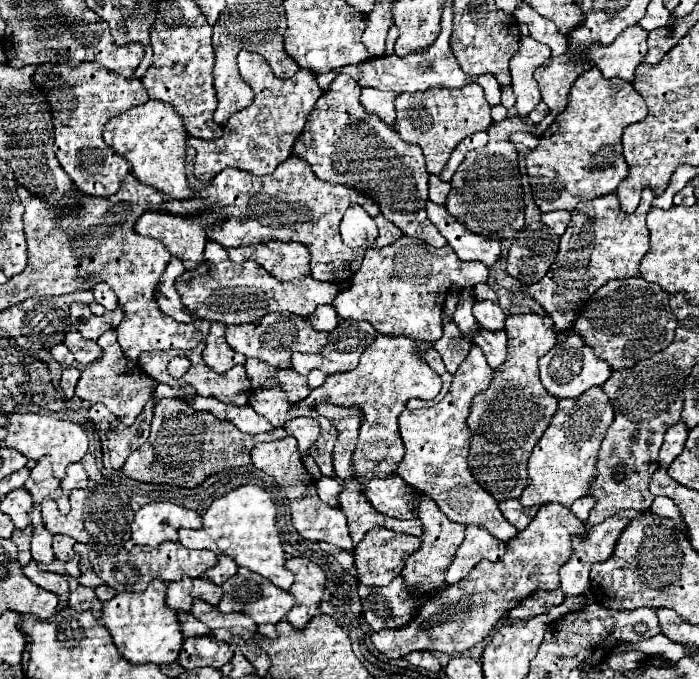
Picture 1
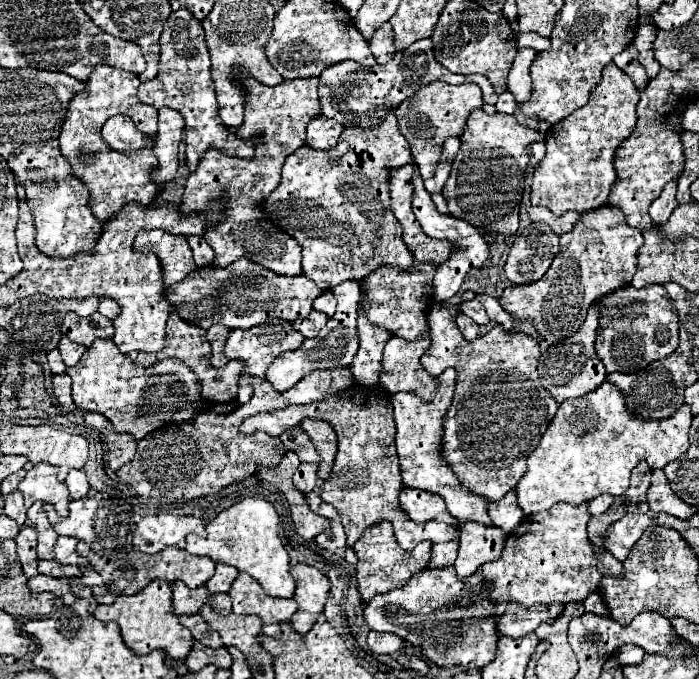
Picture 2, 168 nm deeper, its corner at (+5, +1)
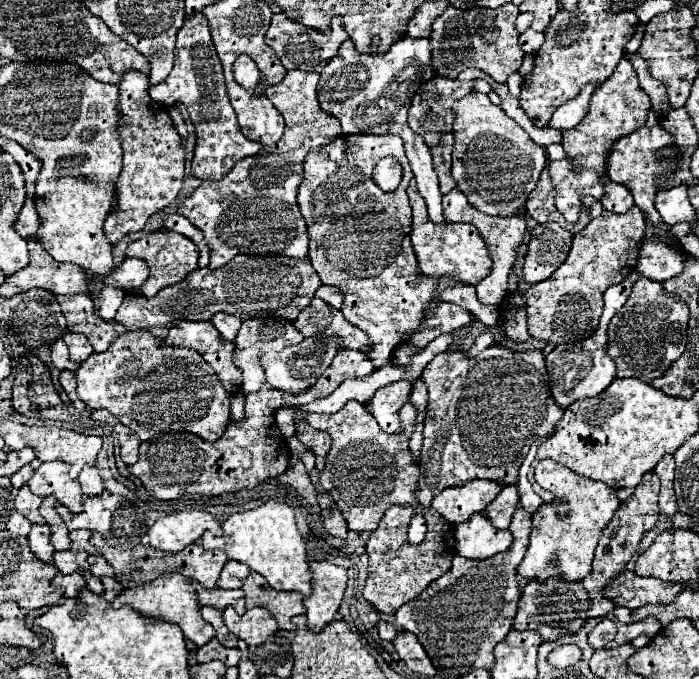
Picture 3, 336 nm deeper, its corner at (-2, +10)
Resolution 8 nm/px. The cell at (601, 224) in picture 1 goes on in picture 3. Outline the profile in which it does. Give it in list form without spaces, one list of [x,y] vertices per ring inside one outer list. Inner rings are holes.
[[[637,206],[625,214],[603,210],[581,234],[573,236],[569,258],[553,272],[553,278],[537,282],[523,292],[529,334],[553,344],[579,342],[593,334],[603,310],[603,292],[625,280],[637,266],[639,246],[645,238],[645,218]]]

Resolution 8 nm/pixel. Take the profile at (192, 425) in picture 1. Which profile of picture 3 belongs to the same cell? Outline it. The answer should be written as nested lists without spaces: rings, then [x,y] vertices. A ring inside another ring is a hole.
[[[341,350],[331,366],[317,378],[315,386],[301,394],[289,394],[285,390],[261,386],[259,392],[247,394],[245,397],[245,418],[231,420],[227,430],[217,442],[205,442],[189,432],[169,432],[159,434],[151,440],[141,442],[139,460],[129,466],[129,472],[137,476],[147,492],[159,500],[177,500],[185,494],[203,494],[217,496],[223,492],[237,492],[241,488],[253,488],[257,484],[279,476],[289,466],[289,446],[283,438],[281,430],[275,424],[275,412],[285,405],[301,406],[311,403],[315,398],[329,396],[343,380],[361,378],[373,372],[373,364],[359,350]],[[249,446],[249,448],[247,448]],[[241,464],[241,466],[239,466]],[[179,486],[179,488],[177,488]]]

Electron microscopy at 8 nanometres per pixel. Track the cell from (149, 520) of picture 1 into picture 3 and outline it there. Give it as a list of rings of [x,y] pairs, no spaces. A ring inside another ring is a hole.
[[[185,510],[155,520],[155,524],[149,526],[147,534],[149,534],[149,544],[153,548],[165,552],[179,552],[187,544],[195,542],[205,530],[211,530],[213,534],[221,534],[219,522],[209,512]]]

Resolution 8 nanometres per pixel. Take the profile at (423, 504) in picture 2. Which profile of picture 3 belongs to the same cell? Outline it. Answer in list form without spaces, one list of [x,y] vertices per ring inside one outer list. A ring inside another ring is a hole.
[[[471,480],[465,486],[449,486],[433,496],[431,508],[453,524],[461,524],[481,512],[499,492],[501,484],[491,480]]]

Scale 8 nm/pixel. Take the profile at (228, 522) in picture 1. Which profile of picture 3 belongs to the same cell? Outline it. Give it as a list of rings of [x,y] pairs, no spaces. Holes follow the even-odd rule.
[[[267,500],[267,502],[263,502],[261,506],[257,506],[253,510],[231,514],[225,522],[222,522],[222,524],[219,522],[219,526],[221,526],[221,534],[213,534],[211,530],[205,530],[203,536],[197,538],[197,540],[201,540],[201,544],[205,548],[209,548],[209,550],[221,548],[231,558],[223,566],[223,570],[221,570],[221,576],[219,576],[219,582],[217,582],[219,588],[241,588],[243,586],[243,580],[253,570],[253,572],[265,576],[265,580],[269,582],[269,586],[275,588],[275,590],[295,590],[295,592],[301,592],[303,596],[309,596],[311,594],[311,584],[309,584],[311,570],[309,570],[307,554],[305,554],[305,542],[303,542],[297,526],[295,526],[295,512],[293,512],[291,506],[287,506],[283,502]]]

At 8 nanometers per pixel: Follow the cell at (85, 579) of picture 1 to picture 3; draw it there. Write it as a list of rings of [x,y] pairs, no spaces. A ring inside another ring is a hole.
[[[97,556],[97,558],[91,562],[91,568],[89,568],[89,570],[91,570],[91,574],[97,576],[97,578],[101,578],[101,576],[115,576],[111,564],[109,564],[103,556]]]

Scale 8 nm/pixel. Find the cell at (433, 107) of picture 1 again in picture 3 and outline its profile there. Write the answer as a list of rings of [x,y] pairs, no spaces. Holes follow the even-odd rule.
[[[433,76],[429,82],[421,84],[421,88],[413,96],[413,102],[411,102],[411,108],[409,108],[409,126],[411,126],[413,132],[417,132],[425,140],[425,144],[429,148],[437,146],[441,136],[445,132],[453,130],[453,118],[455,118],[453,104],[457,100],[461,100],[463,96],[467,96],[469,92],[473,92],[473,84],[475,84],[475,80],[461,82],[461,80],[449,80],[449,78],[443,78],[443,76]]]

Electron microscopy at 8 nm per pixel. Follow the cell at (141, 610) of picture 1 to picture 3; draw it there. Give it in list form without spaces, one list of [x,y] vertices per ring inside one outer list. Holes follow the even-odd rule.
[[[165,572],[165,574],[161,574],[157,580],[153,580],[149,584],[137,586],[133,590],[125,590],[123,594],[119,594],[111,602],[113,608],[121,608],[123,604],[129,604],[133,610],[137,610],[145,618],[153,618],[153,620],[163,620],[163,622],[177,624],[183,630],[185,638],[191,640],[195,646],[203,646],[203,644],[207,644],[215,636],[213,626],[209,626],[209,622],[205,622],[201,618],[201,614],[199,614],[197,594],[195,594],[191,582],[185,576],[177,574],[177,572]]]

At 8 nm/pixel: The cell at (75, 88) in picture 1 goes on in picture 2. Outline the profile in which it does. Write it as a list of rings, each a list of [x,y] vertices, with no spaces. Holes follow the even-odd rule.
[[[106,65],[94,67],[90,79],[86,81],[86,91],[82,91],[70,101],[66,123],[60,133],[60,149],[70,161],[74,173],[78,173],[78,177],[86,183],[86,187],[90,187],[92,211],[102,225],[110,217],[118,215],[126,203],[136,201],[140,205],[150,205],[160,195],[158,183],[154,183],[154,175],[150,185],[150,165],[152,165],[152,171],[154,171],[154,165],[158,167],[158,159],[154,159],[154,153],[152,153],[152,143],[148,143],[146,149],[140,149],[130,155],[122,155],[112,147],[108,147],[100,135],[102,125],[110,117],[128,115],[136,123],[136,127],[142,129],[142,133],[154,137],[152,133],[148,133],[148,129],[156,129],[158,111],[138,101],[136,97],[138,85],[140,85],[140,79],[134,73],[116,69],[116,67],[106,67]]]

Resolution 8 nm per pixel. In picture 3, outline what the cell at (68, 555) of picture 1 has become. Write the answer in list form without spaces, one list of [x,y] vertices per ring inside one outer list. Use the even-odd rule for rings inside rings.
[[[75,530],[69,534],[71,536],[71,550],[73,552],[79,552],[79,550],[85,550],[87,554],[95,554],[97,550],[89,544],[89,536],[91,532],[89,530]]]

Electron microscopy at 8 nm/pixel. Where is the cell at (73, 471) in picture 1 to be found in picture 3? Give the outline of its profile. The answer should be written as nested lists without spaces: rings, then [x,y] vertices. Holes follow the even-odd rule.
[[[85,466],[85,468],[81,470],[81,474],[79,474],[77,480],[79,480],[85,496],[101,494],[101,492],[105,490],[105,488],[103,488],[103,480],[101,480],[101,476],[99,476],[99,472],[97,472],[95,466]]]

